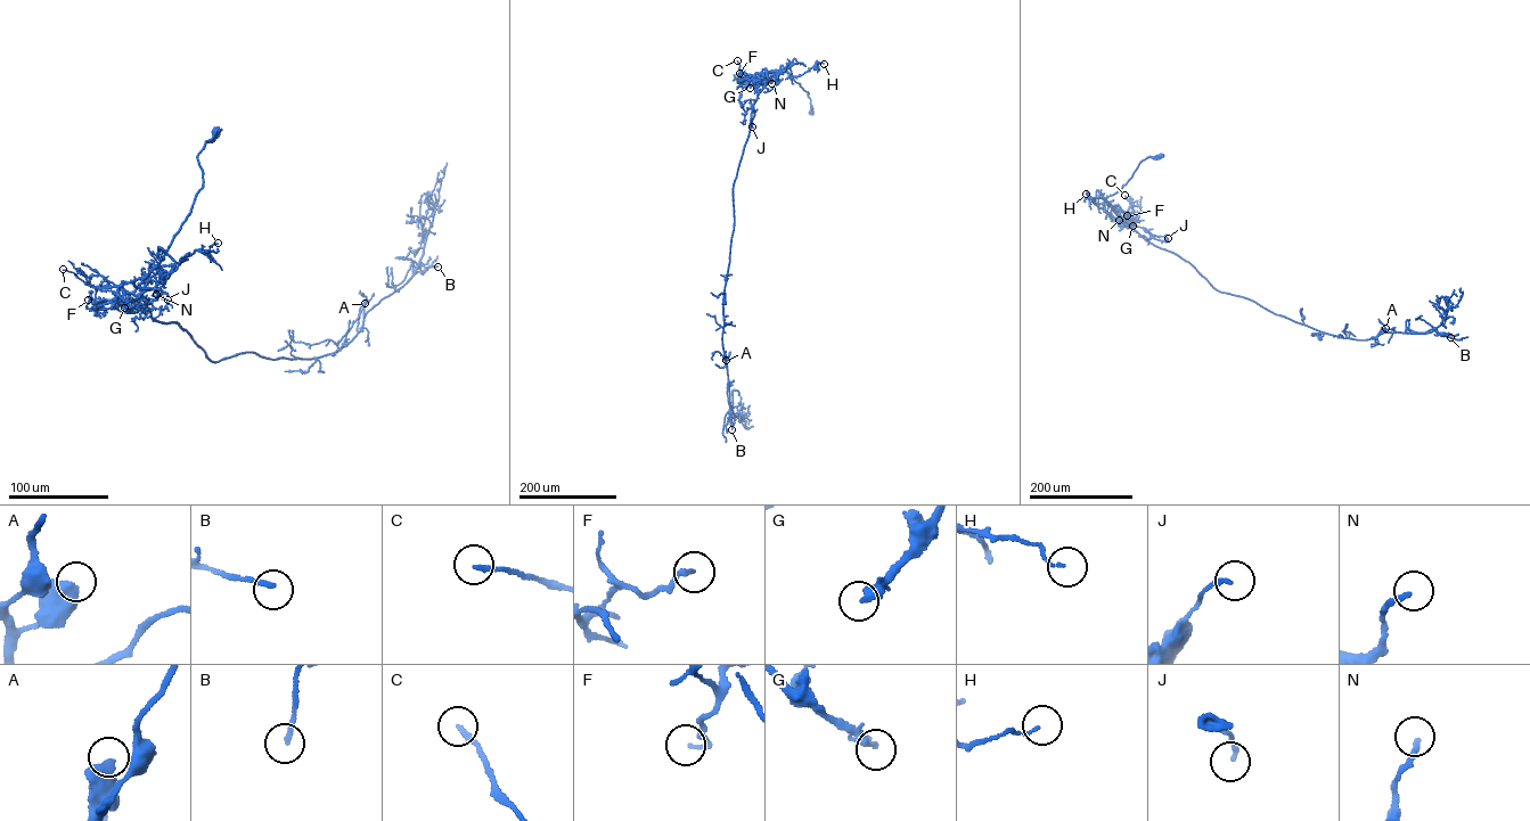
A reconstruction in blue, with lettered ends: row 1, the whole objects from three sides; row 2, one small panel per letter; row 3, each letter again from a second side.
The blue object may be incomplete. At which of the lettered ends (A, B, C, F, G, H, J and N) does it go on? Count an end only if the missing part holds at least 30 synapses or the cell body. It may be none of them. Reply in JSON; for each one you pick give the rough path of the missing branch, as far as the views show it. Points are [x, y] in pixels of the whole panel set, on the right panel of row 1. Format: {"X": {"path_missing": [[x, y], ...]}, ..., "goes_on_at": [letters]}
{"goes_on_at": ["B"]}

